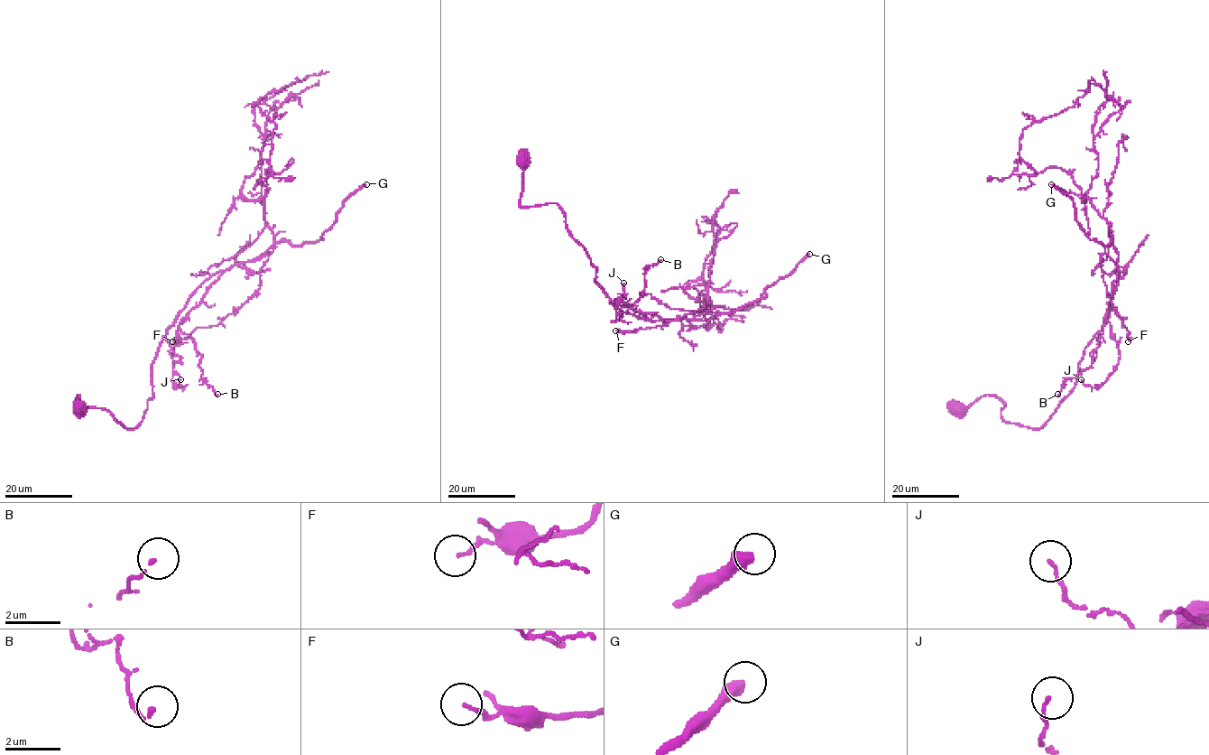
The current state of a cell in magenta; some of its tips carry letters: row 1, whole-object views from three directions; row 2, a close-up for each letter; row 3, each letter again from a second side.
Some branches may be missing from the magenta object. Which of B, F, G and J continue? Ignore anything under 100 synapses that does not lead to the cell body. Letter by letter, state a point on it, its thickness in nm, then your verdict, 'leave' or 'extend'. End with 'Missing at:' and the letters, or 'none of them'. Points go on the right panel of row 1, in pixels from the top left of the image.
B: (1057, 394) | 120 nm | leave
F: (1128, 341) | 110 nm | leave
G: (1051, 184) | 440 nm | extend
J: (1081, 379) | 110 nm | leave
Missing at: G

